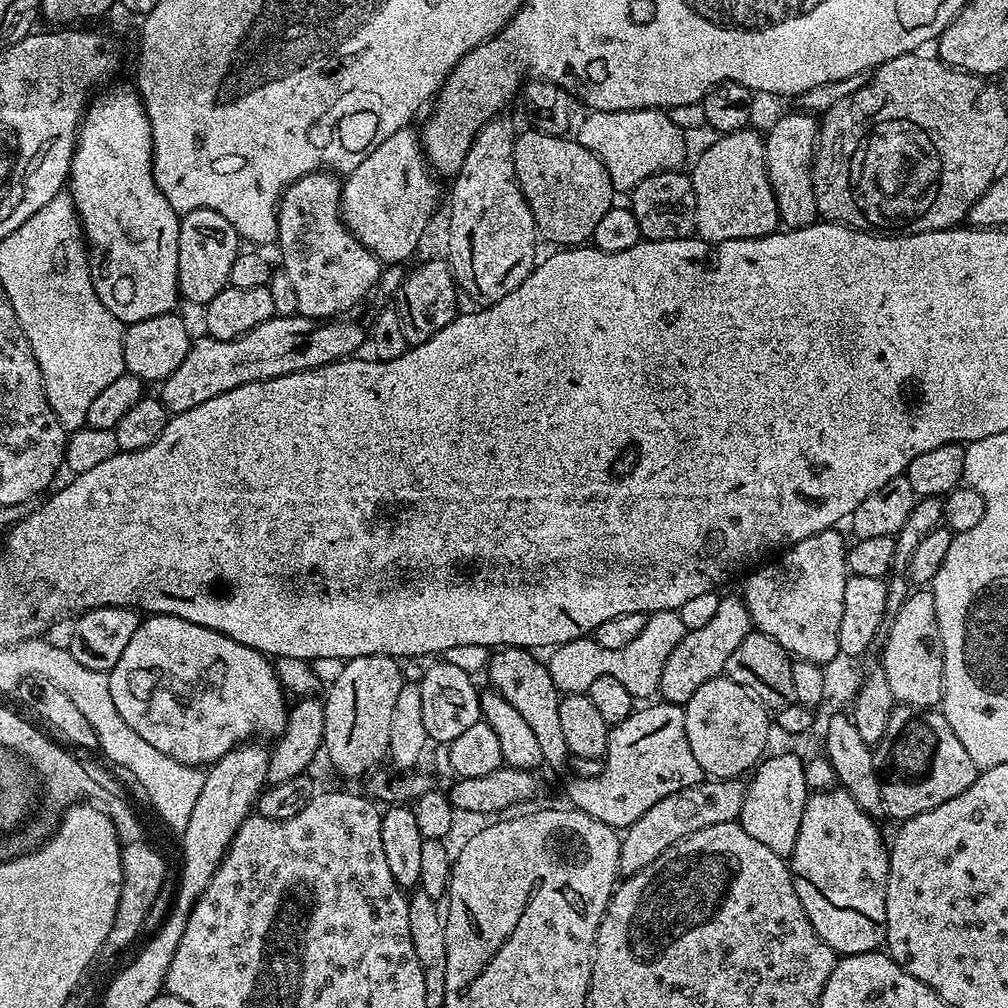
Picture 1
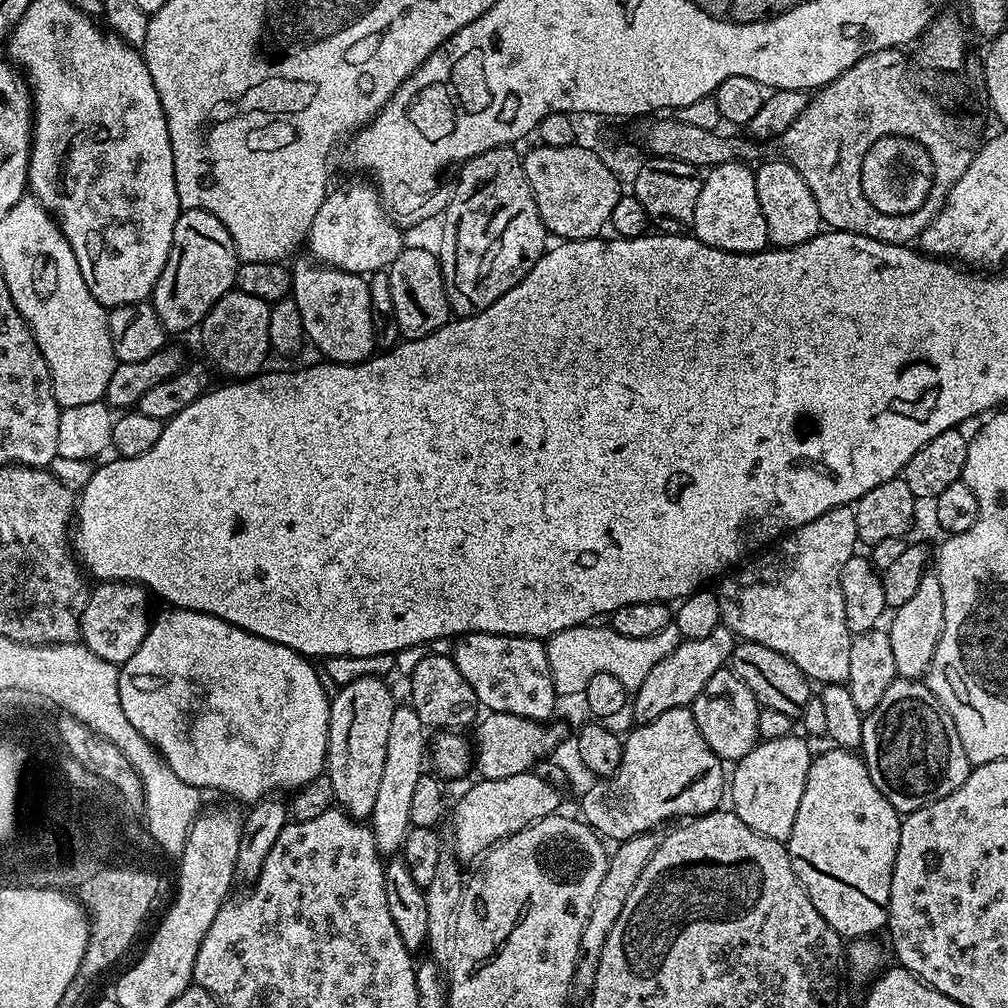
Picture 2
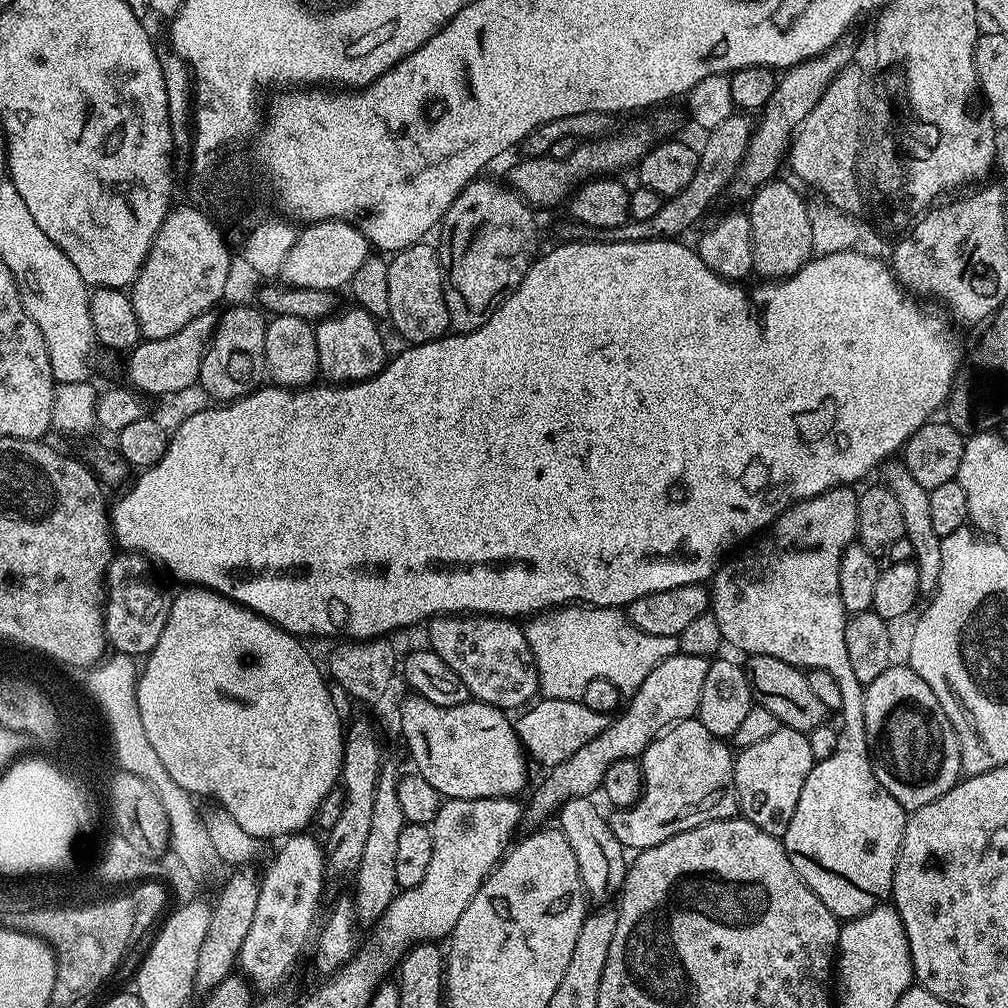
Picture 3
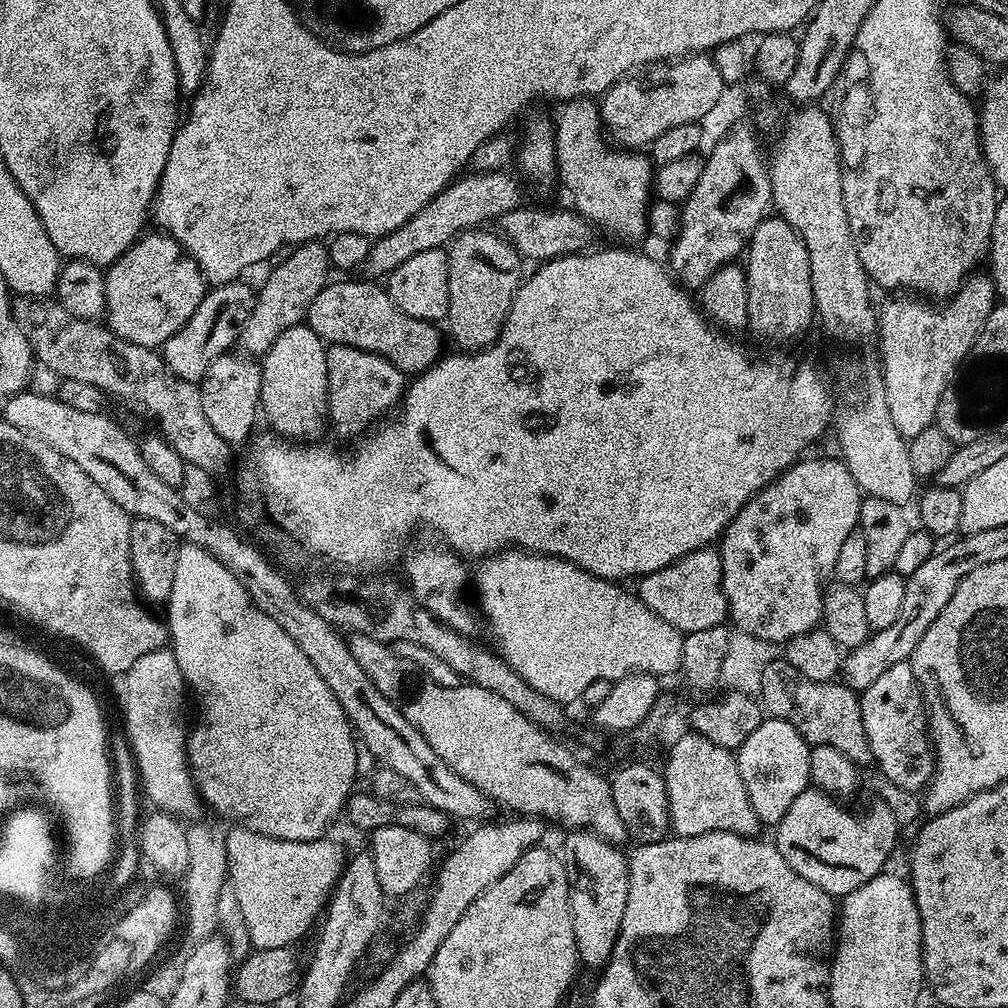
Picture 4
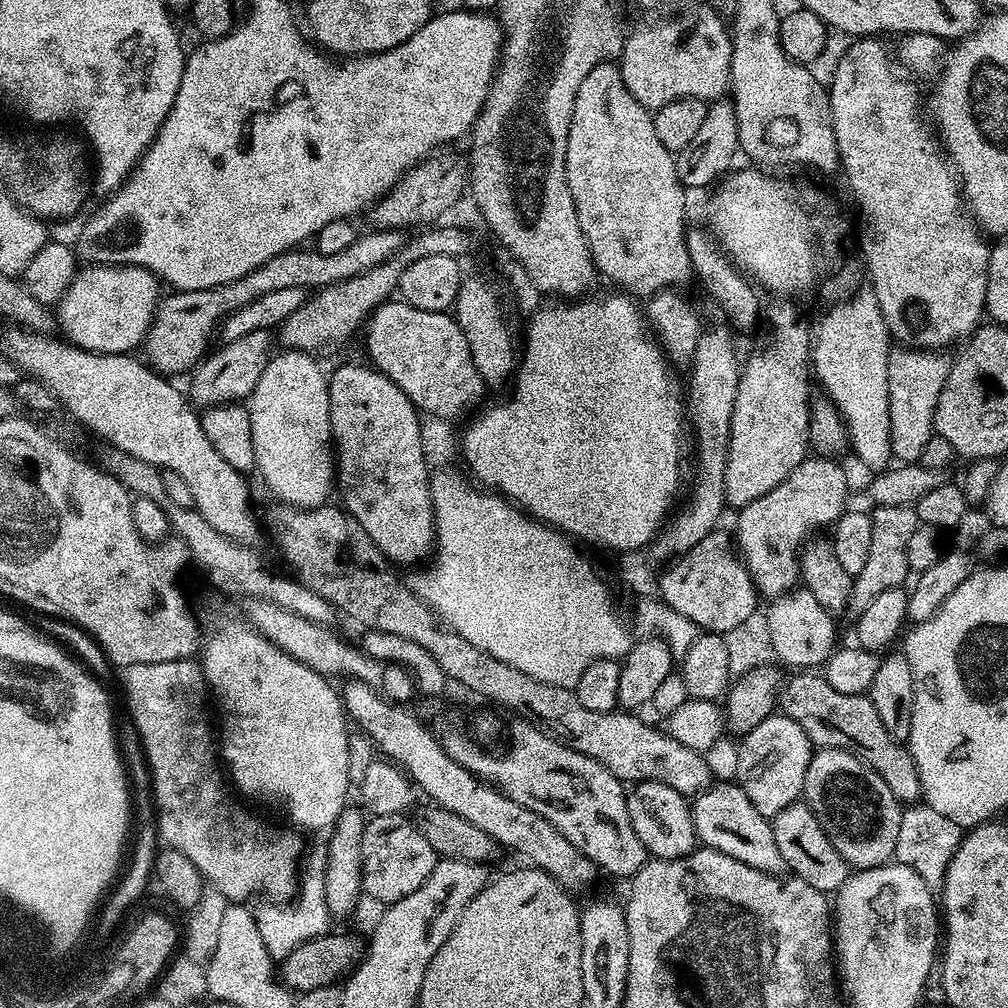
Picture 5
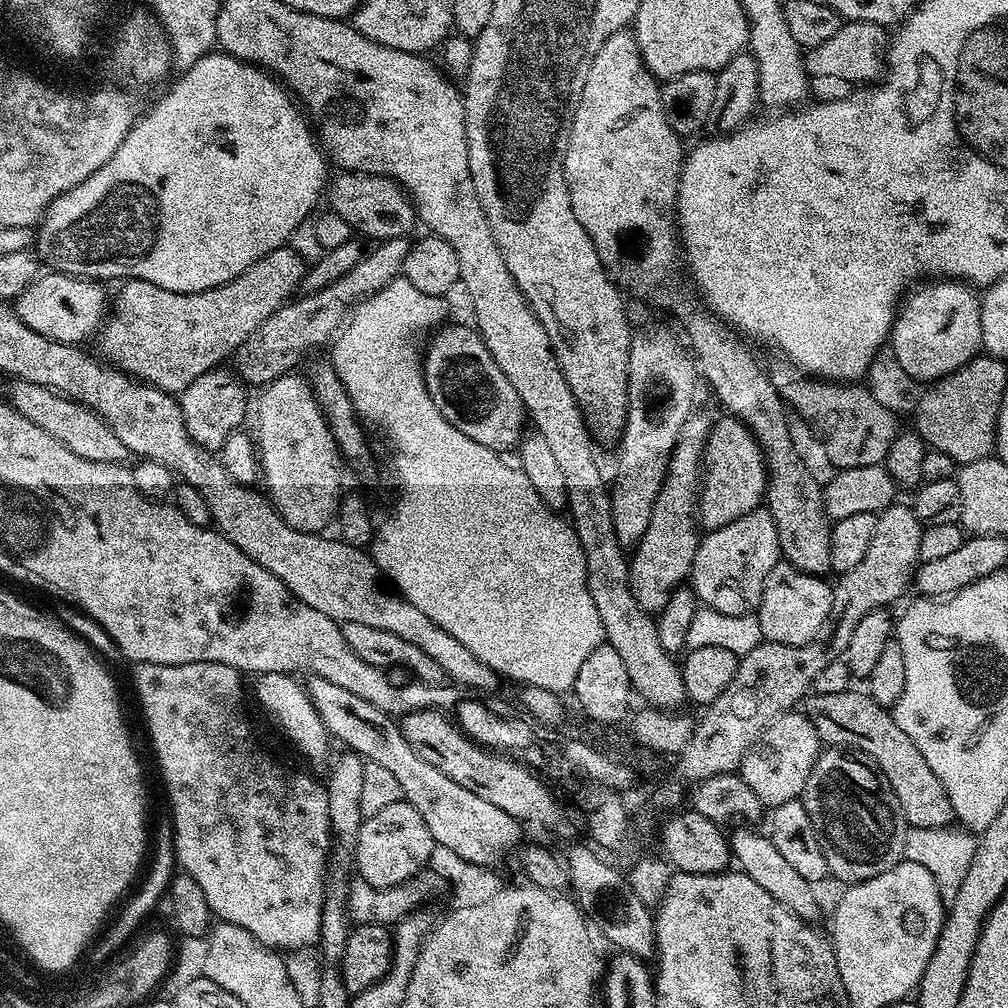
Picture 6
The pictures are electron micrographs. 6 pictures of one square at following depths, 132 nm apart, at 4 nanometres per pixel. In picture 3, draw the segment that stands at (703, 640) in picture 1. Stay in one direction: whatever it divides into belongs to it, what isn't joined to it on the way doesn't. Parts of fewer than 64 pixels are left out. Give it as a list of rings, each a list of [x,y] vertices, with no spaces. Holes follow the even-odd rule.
[[[677,654],[666,658],[662,666],[654,666],[654,670],[650,670],[650,675],[646,677],[646,682],[642,682],[637,692],[631,693],[629,700],[632,701],[623,705],[619,715],[606,726],[606,730],[602,730],[602,734],[598,734],[598,738],[590,738],[590,742],[586,742],[582,750],[574,750],[570,758],[550,769],[548,777],[537,786],[532,801],[523,809],[523,819],[533,820],[536,826],[540,826],[543,825],[540,824],[543,820],[548,820],[551,816],[553,819],[560,808],[571,800],[580,796],[591,797],[592,791],[595,788],[597,791],[603,785],[606,770],[610,770],[614,762],[643,757],[650,742],[661,732],[668,731],[673,724],[693,719],[699,710],[699,699],[702,697],[702,686],[709,663],[707,657]]]

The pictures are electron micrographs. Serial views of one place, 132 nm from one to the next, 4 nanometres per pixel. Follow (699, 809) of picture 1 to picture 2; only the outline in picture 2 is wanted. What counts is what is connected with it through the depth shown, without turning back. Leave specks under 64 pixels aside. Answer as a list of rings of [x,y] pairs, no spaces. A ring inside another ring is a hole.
[[[652,834],[635,836],[630,840],[619,841],[608,857],[608,869],[598,885],[598,894],[594,894],[594,902],[590,906],[590,914],[586,918],[586,926],[580,939],[580,953],[576,958],[576,969],[572,974],[573,989],[584,994],[591,993],[594,978],[598,978],[598,962],[602,958],[602,946],[606,946],[606,938],[610,938],[610,930],[614,930],[614,922],[618,922],[618,914],[622,914],[622,906],[626,906],[626,898],[630,898],[630,890],[634,890],[634,882],[638,882],[638,874],[646,862],[654,854],[658,843]]]

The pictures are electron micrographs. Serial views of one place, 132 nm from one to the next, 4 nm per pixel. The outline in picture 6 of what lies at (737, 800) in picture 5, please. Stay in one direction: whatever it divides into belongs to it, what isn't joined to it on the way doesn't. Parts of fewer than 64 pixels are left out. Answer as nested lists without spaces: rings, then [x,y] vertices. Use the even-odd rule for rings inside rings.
[[[752,826],[733,828],[736,829],[730,832],[730,843],[739,871],[754,878],[754,882],[758,882],[758,886],[762,886],[762,890],[766,890],[766,894],[770,894],[770,898],[782,902],[782,906],[786,906],[786,910],[790,910],[798,918],[816,922],[820,916],[820,900],[816,897],[815,890],[812,889],[815,888],[813,881],[802,878],[802,874],[798,874],[798,870],[794,870],[794,866],[790,866],[790,862],[786,862],[786,858],[782,858],[782,854],[778,854],[778,846],[774,846],[771,835],[764,833],[763,836],[762,833],[755,832],[752,829],[755,827]]]

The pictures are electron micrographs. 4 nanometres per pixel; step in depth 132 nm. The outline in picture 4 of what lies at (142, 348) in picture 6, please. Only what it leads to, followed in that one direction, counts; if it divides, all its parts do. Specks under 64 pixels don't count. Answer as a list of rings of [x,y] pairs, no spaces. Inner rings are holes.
[[[506,170],[474,172],[471,173],[472,176],[466,174],[451,182],[418,214],[410,218],[409,222],[403,223],[398,230],[379,237],[373,243],[370,254],[362,265],[363,275],[368,278],[387,277],[389,272],[397,269],[402,262],[406,262],[414,255],[445,247],[461,232],[481,227],[490,220],[497,221],[502,214],[521,207],[523,203],[521,181],[515,175],[512,177],[508,173],[510,172]]]

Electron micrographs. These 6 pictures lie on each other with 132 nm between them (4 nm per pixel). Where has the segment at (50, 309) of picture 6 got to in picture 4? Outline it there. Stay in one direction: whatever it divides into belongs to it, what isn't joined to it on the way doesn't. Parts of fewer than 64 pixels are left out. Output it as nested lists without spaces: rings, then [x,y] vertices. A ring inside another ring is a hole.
[[[159,230],[150,232],[141,235],[104,272],[104,310],[106,326],[115,336],[134,342],[134,346],[159,349],[198,310],[206,281],[173,236]]]

